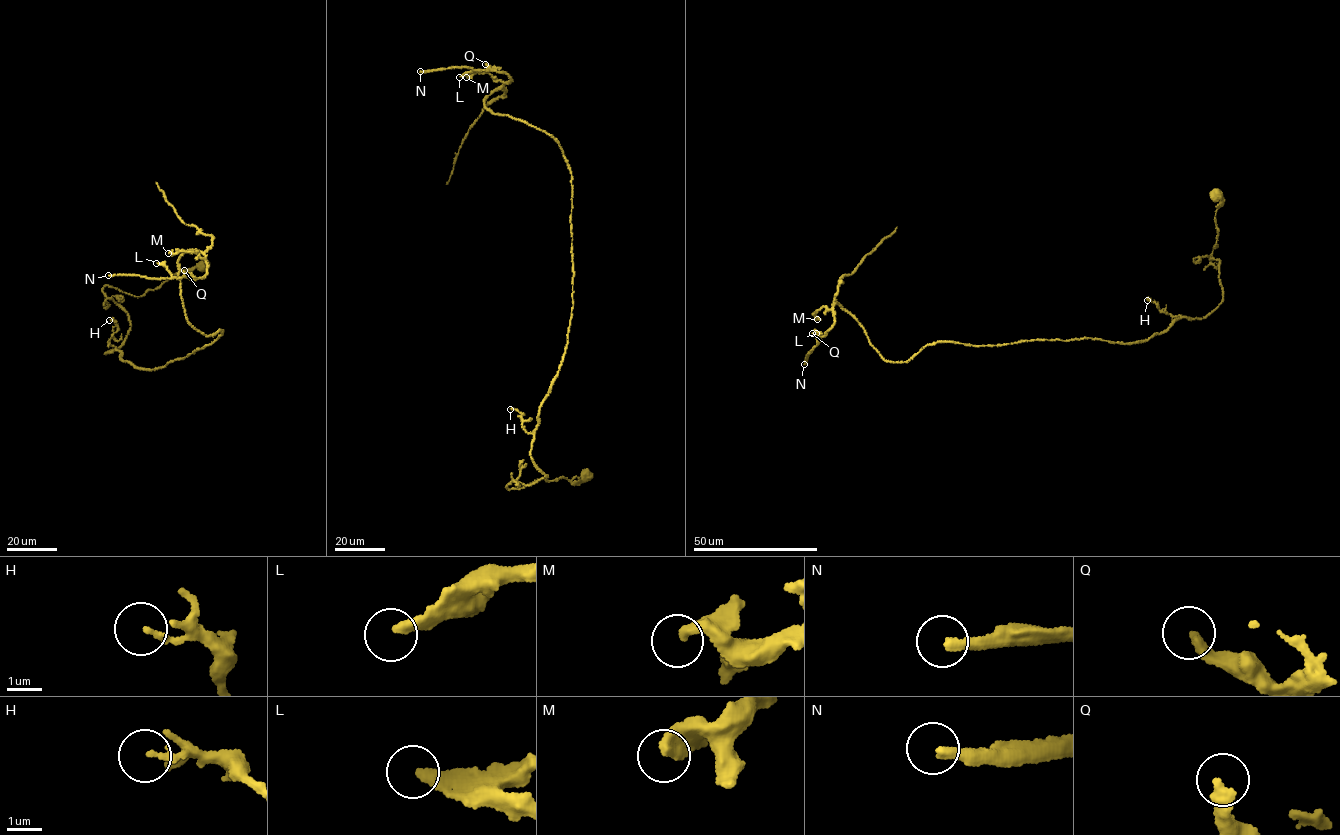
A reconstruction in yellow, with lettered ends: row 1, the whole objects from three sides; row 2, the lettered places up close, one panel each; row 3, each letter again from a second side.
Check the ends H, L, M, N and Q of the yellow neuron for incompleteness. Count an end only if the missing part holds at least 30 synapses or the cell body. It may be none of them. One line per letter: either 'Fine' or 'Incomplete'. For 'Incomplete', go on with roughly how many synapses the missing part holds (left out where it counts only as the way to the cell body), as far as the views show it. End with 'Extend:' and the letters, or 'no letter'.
H: Fine
L: Fine
M: Fine
N: Incomplete. Roughly 350 synapses
Q: Fine
Extend: N

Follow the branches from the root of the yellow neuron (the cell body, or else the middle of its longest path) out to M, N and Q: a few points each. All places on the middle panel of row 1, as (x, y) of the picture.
M: (586, 475), (506, 487), (548, 476), (572, 173), (485, 107), (502, 82), (466, 77)
N: (586, 475), (506, 487), (548, 476), (530, 449), (571, 318), (570, 167), (485, 107), (506, 73), (420, 71)
Q: (586, 475), (506, 487), (548, 476), (572, 173), (485, 107), (511, 80), (485, 64)

